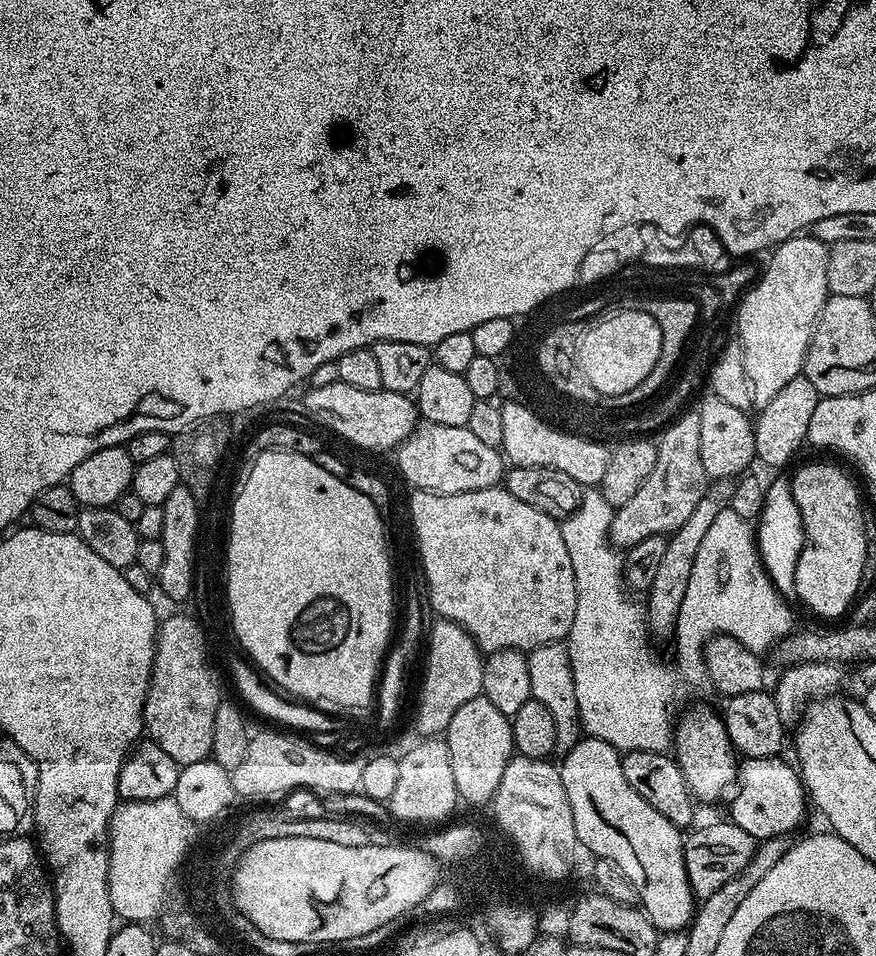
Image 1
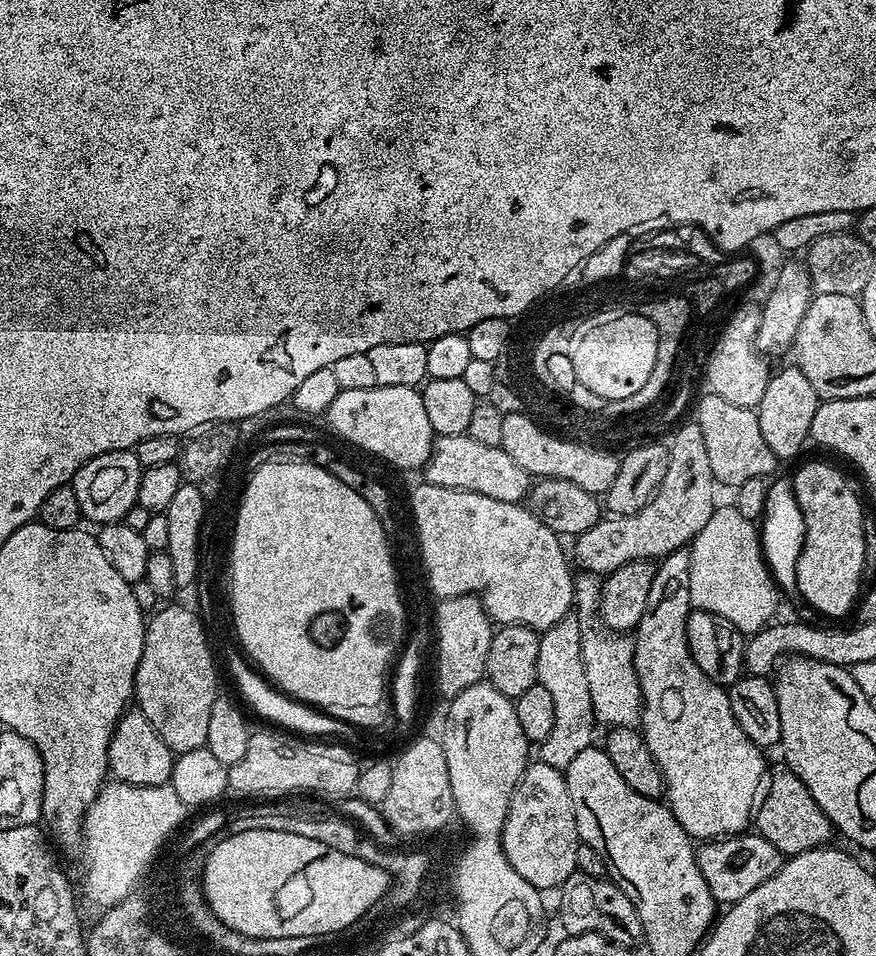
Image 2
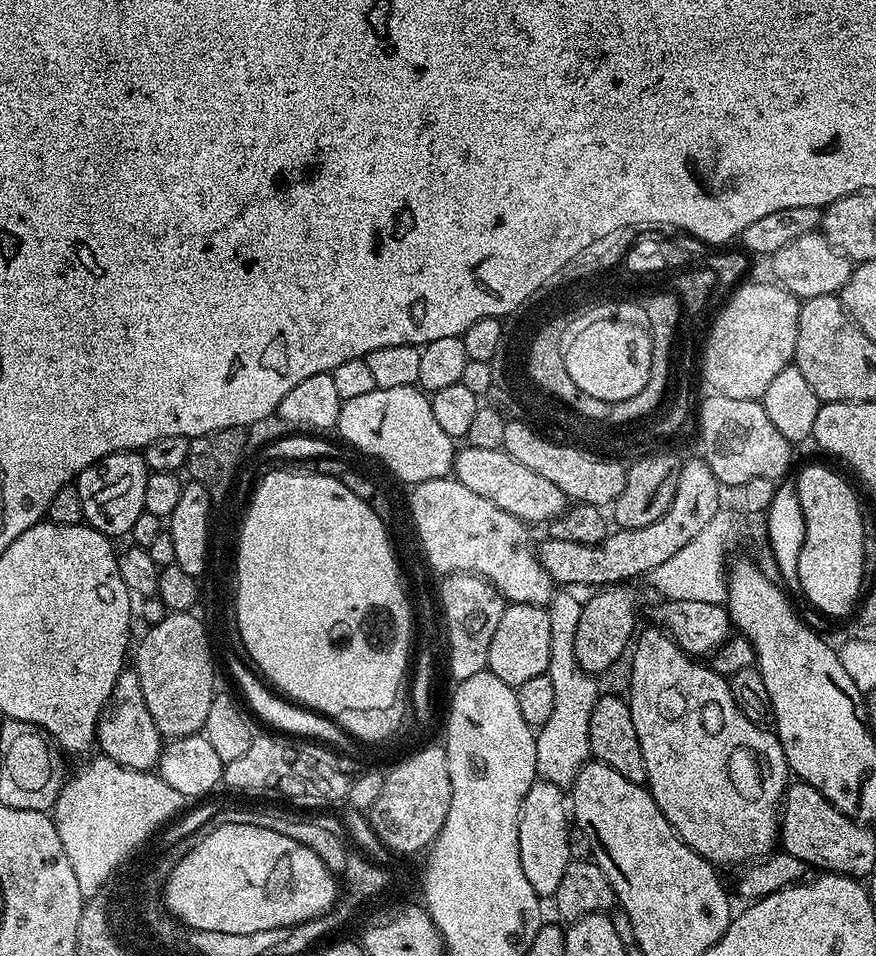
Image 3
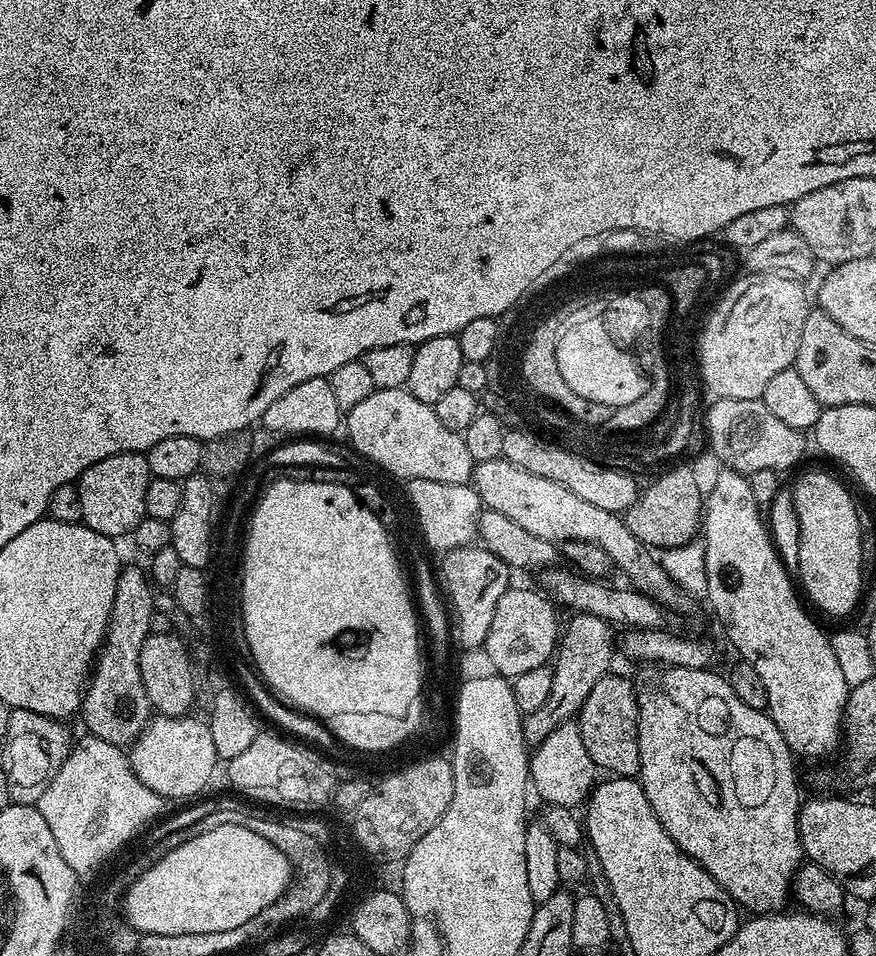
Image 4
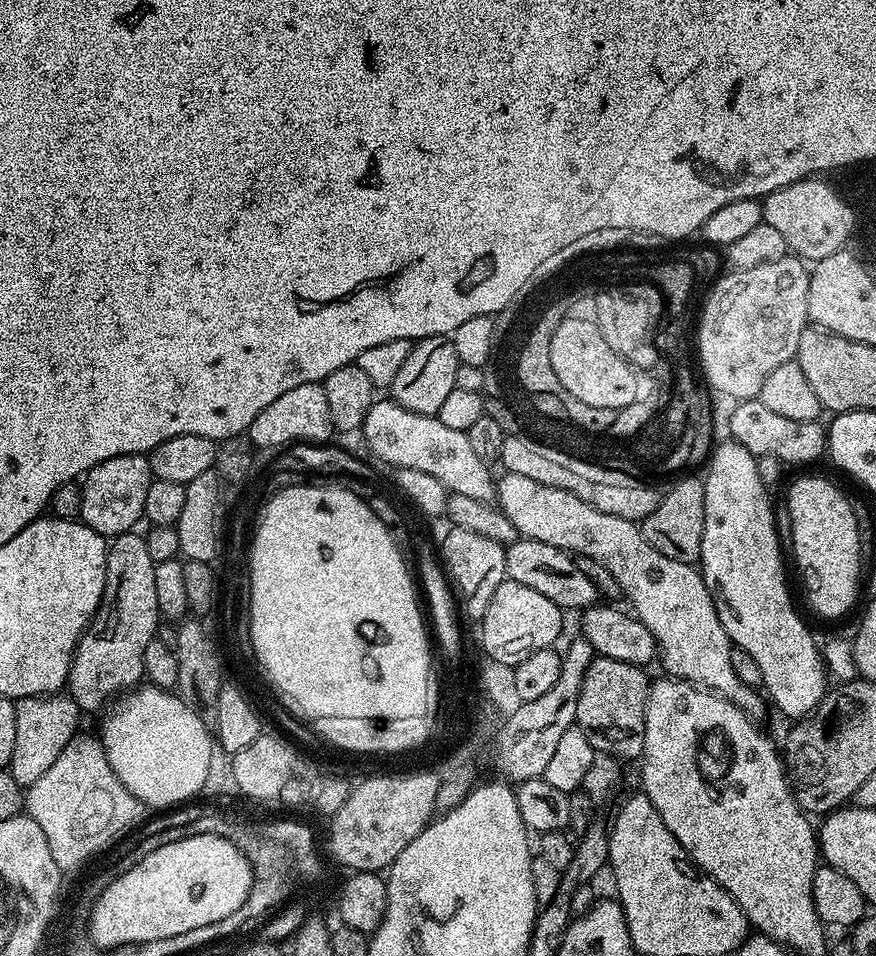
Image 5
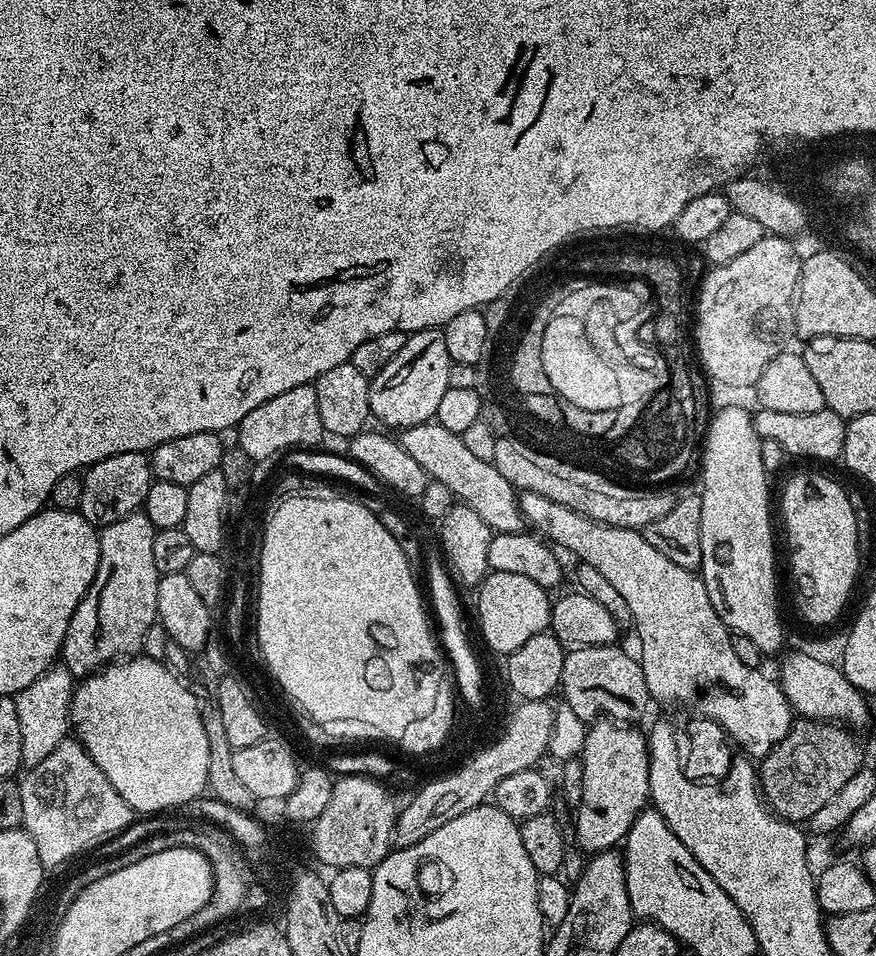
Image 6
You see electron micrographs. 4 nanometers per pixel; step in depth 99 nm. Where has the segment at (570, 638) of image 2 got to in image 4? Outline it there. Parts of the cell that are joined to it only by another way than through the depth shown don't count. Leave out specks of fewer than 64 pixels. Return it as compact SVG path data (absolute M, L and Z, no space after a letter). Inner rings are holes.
M579 723L559 724L552 734L541 744L535 745L528 766L531 787L544 799L545 805L578 809L589 799L598 780L598 769L594 758L582 742ZM597 775L597 776L596 776Z

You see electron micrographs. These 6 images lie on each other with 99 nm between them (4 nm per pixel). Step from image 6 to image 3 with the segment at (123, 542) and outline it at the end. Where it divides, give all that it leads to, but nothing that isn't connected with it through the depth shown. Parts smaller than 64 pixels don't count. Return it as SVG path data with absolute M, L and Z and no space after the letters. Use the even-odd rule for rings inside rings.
M134 670L121 672L108 705L96 723L95 743L98 748L100 744L102 755L118 762L118 766L151 772L159 765L162 737L158 726L154 726L154 718L150 718L150 710L146 710L146 698L142 698L142 682L138 682L138 674Z

